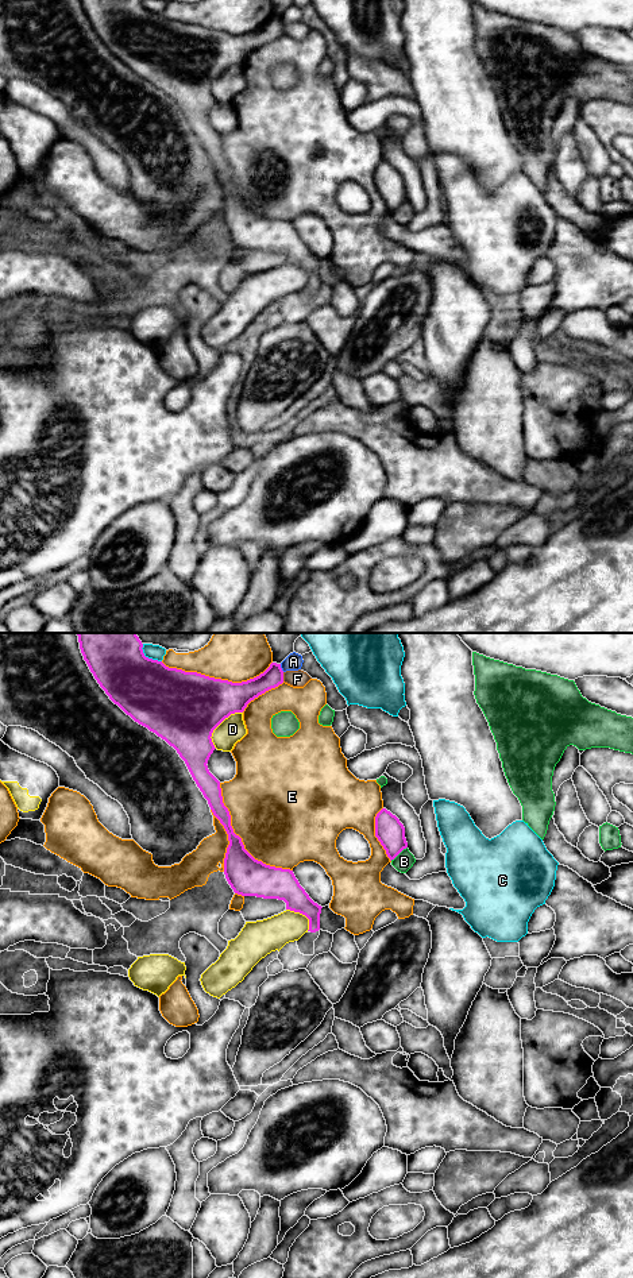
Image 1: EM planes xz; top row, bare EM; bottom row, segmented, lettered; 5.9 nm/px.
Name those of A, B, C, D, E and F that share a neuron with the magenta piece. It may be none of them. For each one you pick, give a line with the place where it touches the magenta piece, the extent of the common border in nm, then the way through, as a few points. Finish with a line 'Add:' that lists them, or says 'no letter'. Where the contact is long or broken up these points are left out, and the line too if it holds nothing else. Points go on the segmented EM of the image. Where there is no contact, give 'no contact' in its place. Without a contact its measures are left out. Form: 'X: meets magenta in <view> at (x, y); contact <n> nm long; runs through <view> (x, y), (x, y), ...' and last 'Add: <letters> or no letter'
Add: no letter

